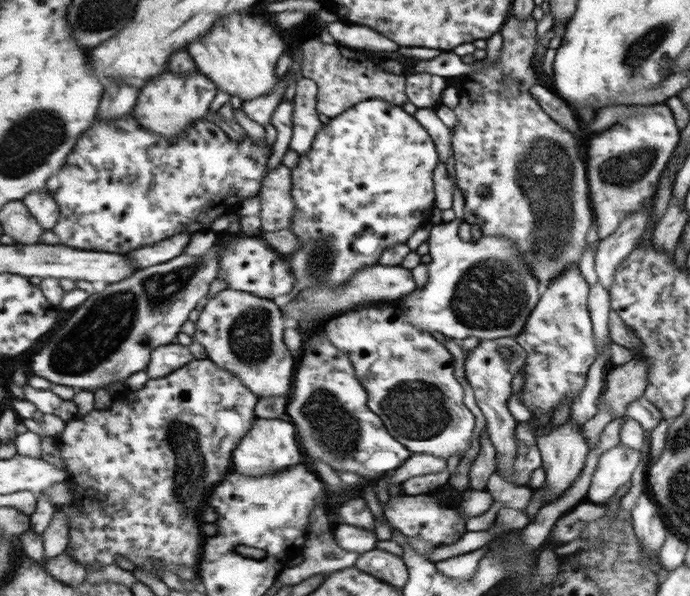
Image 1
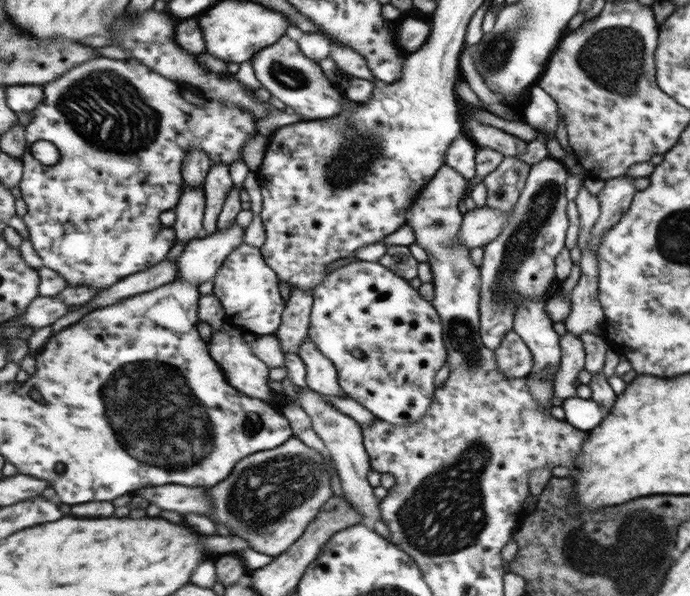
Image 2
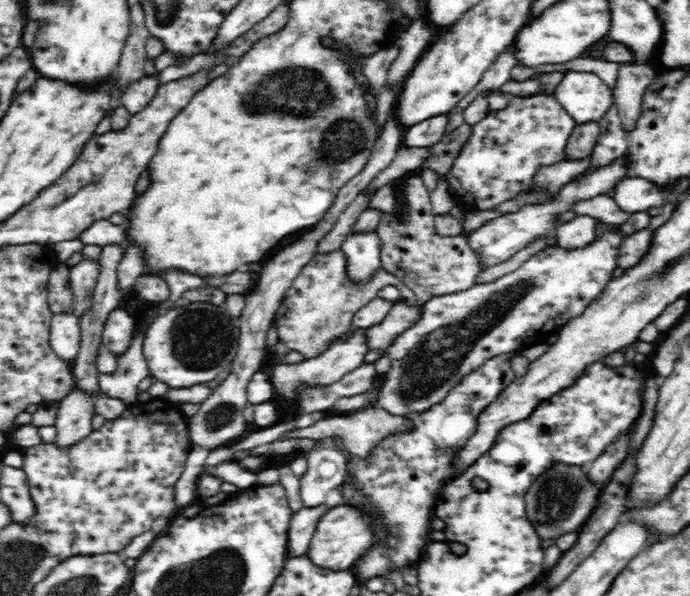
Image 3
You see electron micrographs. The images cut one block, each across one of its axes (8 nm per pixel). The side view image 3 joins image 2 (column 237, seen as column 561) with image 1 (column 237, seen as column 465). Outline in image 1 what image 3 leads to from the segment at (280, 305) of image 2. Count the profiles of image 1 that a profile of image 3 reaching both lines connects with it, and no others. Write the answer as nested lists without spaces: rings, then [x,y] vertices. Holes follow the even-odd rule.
[[[226,288],[215,294],[200,312],[193,340],[204,348],[209,360],[235,374],[257,399],[279,398],[289,392],[293,376],[293,358],[281,342],[281,330],[282,311],[272,300]]]

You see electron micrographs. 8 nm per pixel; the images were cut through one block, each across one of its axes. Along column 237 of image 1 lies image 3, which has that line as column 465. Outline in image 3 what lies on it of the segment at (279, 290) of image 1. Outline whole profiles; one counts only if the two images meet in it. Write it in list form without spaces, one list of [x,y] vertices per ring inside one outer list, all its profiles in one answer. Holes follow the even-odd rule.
[[[418,176],[410,178],[406,184],[406,212],[408,212],[408,216],[404,214],[402,220],[394,220],[394,224],[390,224],[390,220],[386,216],[384,216],[384,220],[379,218],[380,226],[376,227],[375,232],[380,234],[382,241],[381,266],[402,280],[406,288],[414,292],[416,300],[420,303],[428,302],[435,296],[454,294],[474,286],[478,282],[478,274],[483,271],[479,256],[475,254],[474,249],[470,248],[465,234],[460,236],[435,234],[430,189],[426,188],[423,180],[420,180]]]

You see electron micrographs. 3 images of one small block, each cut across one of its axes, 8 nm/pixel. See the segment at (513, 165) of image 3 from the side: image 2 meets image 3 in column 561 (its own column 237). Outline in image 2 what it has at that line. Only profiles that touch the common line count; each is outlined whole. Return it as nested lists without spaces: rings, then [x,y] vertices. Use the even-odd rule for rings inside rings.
[[[100,57],[97,60],[94,59],[87,62],[87,66],[76,67],[65,77],[45,85],[44,89],[45,98],[43,103],[31,113],[33,118],[27,125],[26,141],[28,148],[23,158],[25,171],[20,183],[21,198],[24,199],[27,206],[27,212],[23,216],[23,221],[28,227],[29,238],[33,242],[33,246],[36,248],[39,256],[41,256],[44,266],[56,270],[63,278],[67,278],[69,286],[93,286],[93,288],[99,288],[99,290],[103,290],[103,288],[109,289],[117,284],[117,282],[122,281],[123,278],[142,273],[165,261],[167,254],[171,252],[171,248],[177,242],[177,234],[173,226],[167,227],[161,224],[159,216],[163,212],[167,212],[167,210],[175,211],[177,209],[178,202],[183,194],[183,188],[185,187],[182,166],[187,152],[195,146],[195,148],[205,150],[214,163],[230,166],[232,162],[241,161],[241,148],[243,148],[245,140],[249,140],[251,136],[255,136],[253,116],[247,110],[242,110],[242,108],[231,102],[216,102],[215,100],[207,101],[204,106],[196,106],[188,102],[186,98],[183,98],[179,83],[162,76],[159,72],[152,70],[137,58],[113,59]],[[39,140],[51,141],[59,147],[61,151],[59,164],[45,166],[43,162],[39,162],[33,156],[31,145]]]

